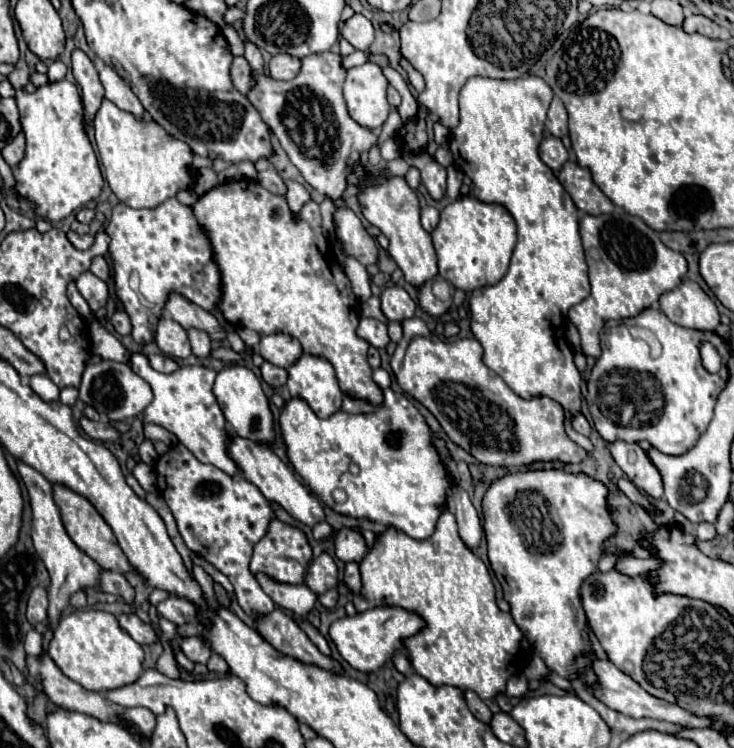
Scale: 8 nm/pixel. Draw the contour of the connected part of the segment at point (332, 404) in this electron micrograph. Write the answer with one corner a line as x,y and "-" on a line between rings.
303,353
299,361
287,371
287,389
291,397
305,399
319,419
327,419
341,409
343,393
337,385
337,377
329,361

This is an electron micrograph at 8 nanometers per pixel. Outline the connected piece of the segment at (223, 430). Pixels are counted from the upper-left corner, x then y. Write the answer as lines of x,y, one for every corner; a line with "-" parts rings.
143,351
129,353
129,365
153,389
153,401
143,411
145,423
161,425
167,431
175,433
177,439
201,463
211,463
229,475
239,473
239,467
235,465
235,461
227,453
227,447
229,447
227,421
223,417
223,411
219,409
219,403
215,401
215,395
211,393
211,385
213,385
213,379
217,375
213,369
203,367
203,365
187,365
187,367
181,367
179,371
175,371
171,375
165,375
165,373
155,371
149,365
149,359

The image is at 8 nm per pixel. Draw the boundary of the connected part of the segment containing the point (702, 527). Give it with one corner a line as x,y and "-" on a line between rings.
703,521
703,523
697,523
697,531
695,531
695,535
697,535
699,539
707,541
707,539
713,539
713,537
717,535
717,531
715,531
715,525
713,525
713,523

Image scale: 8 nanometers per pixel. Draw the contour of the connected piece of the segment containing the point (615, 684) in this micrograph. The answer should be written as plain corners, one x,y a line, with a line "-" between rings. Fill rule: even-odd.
595,659
593,661
593,671
597,673
599,681
595,687
589,687
589,691
601,699
609,709
615,709
615,711
621,711
629,717
635,717
635,719
641,719
641,717
651,717
651,719
661,719
661,721
671,721
671,723
677,723
681,727
697,727
697,729
705,729
705,727
713,727
713,721
709,717
699,717
695,713
689,713
685,709
681,709
679,705
675,703
667,703
659,697
653,697
649,695
637,681
633,681
629,675
625,675
623,671
619,671
611,661
601,661
601,659

